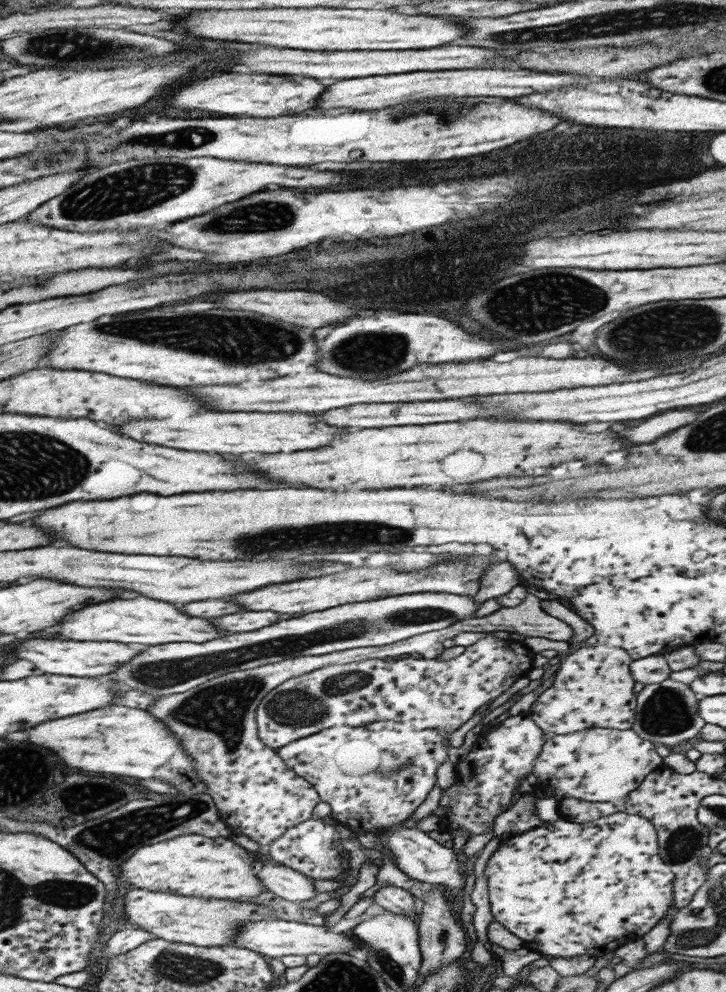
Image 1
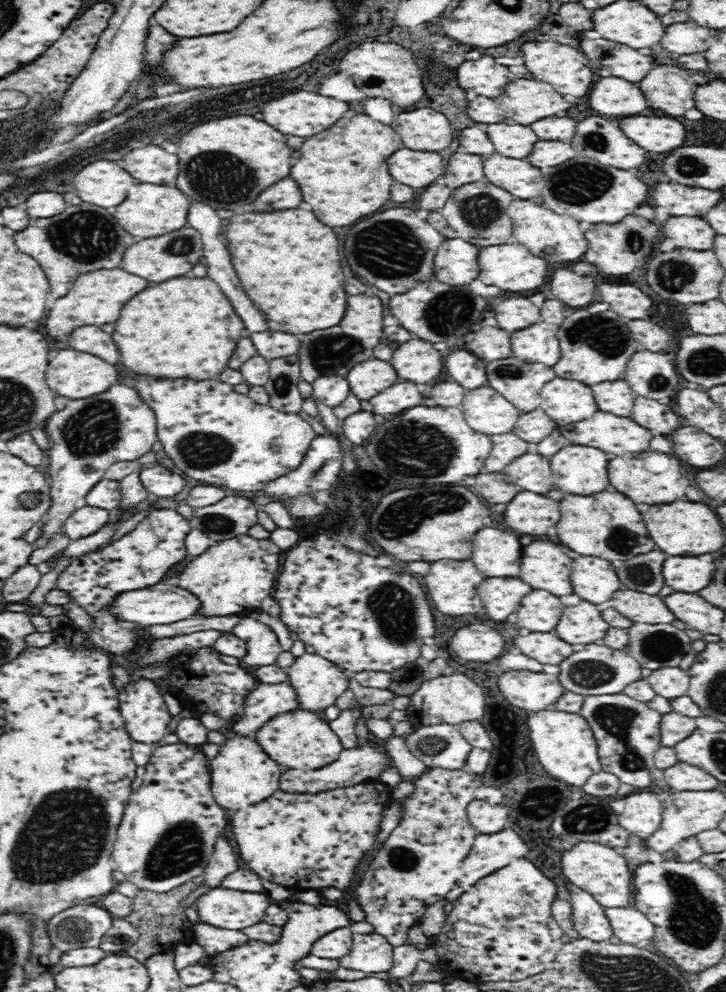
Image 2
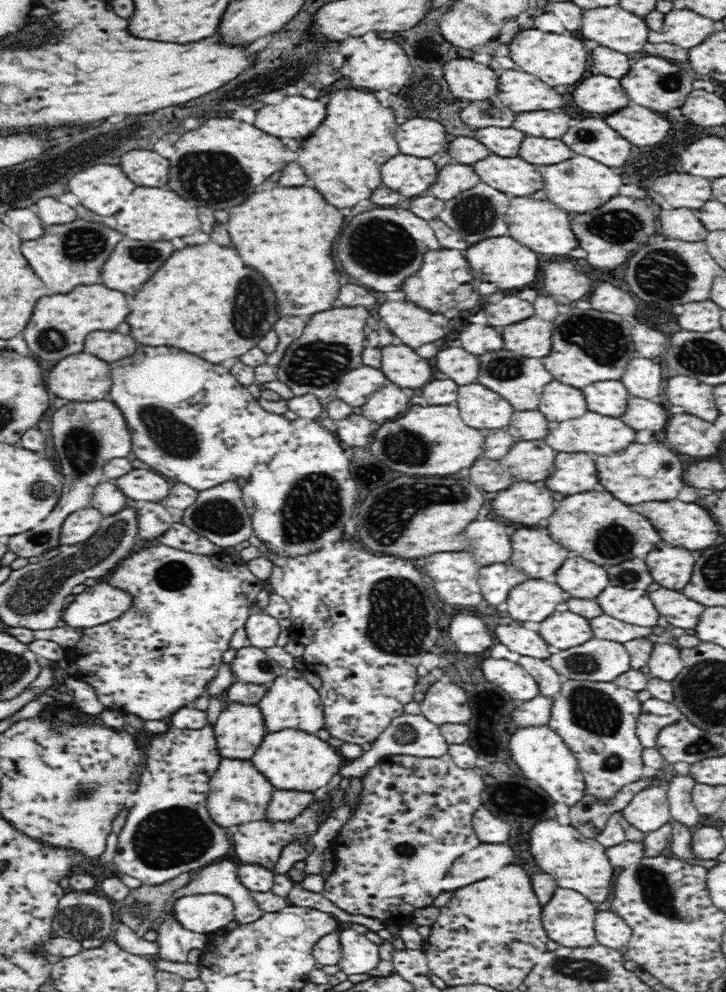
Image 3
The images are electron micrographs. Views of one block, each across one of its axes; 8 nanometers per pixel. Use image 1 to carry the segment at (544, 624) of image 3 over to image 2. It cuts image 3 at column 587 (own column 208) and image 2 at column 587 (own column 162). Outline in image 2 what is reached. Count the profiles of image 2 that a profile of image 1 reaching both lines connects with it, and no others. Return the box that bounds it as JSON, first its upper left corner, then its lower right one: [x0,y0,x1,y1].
[553,600,610,647]

